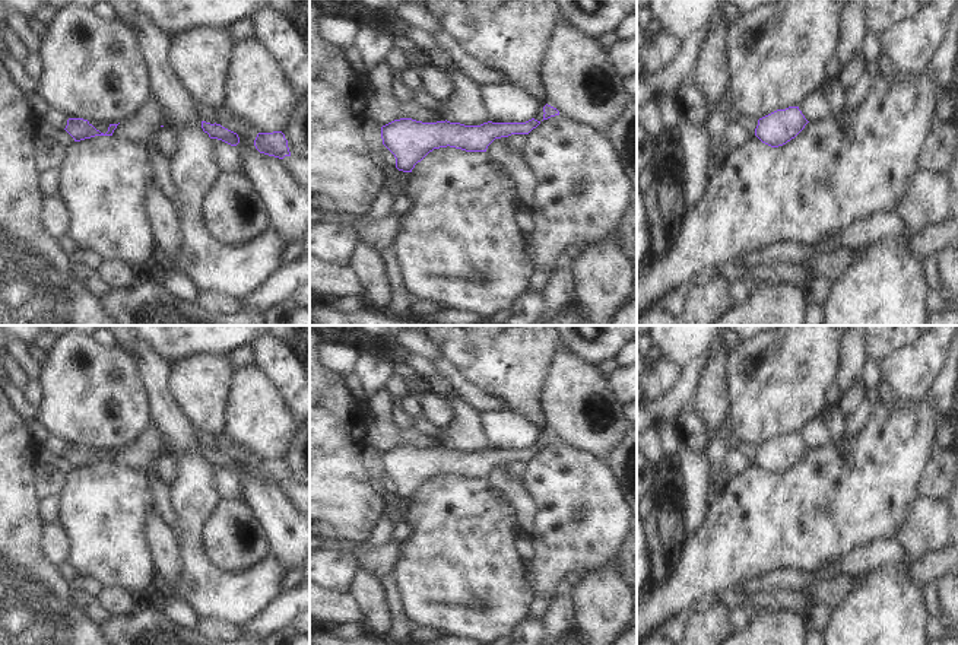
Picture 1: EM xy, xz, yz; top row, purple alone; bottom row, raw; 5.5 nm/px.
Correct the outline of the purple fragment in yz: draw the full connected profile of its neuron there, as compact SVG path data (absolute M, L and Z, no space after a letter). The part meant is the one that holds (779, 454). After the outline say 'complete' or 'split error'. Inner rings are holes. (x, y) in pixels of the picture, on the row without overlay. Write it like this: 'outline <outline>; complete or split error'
outline M799 433L777 436L758 447L755 463L771 474L778 474L794 466L808 451Z; complete

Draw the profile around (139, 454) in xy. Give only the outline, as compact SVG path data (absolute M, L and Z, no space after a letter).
M153 425L130 445L121 448L112 463L117 466L146 468L162 452L162 439Z

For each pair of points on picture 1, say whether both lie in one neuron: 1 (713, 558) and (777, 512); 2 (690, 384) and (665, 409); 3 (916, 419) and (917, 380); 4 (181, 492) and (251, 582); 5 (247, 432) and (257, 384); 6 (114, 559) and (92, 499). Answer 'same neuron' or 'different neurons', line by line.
1: same neuron
2: same neuron
3: different neurons
4: same neuron
5: same neuron
6: same neuron

